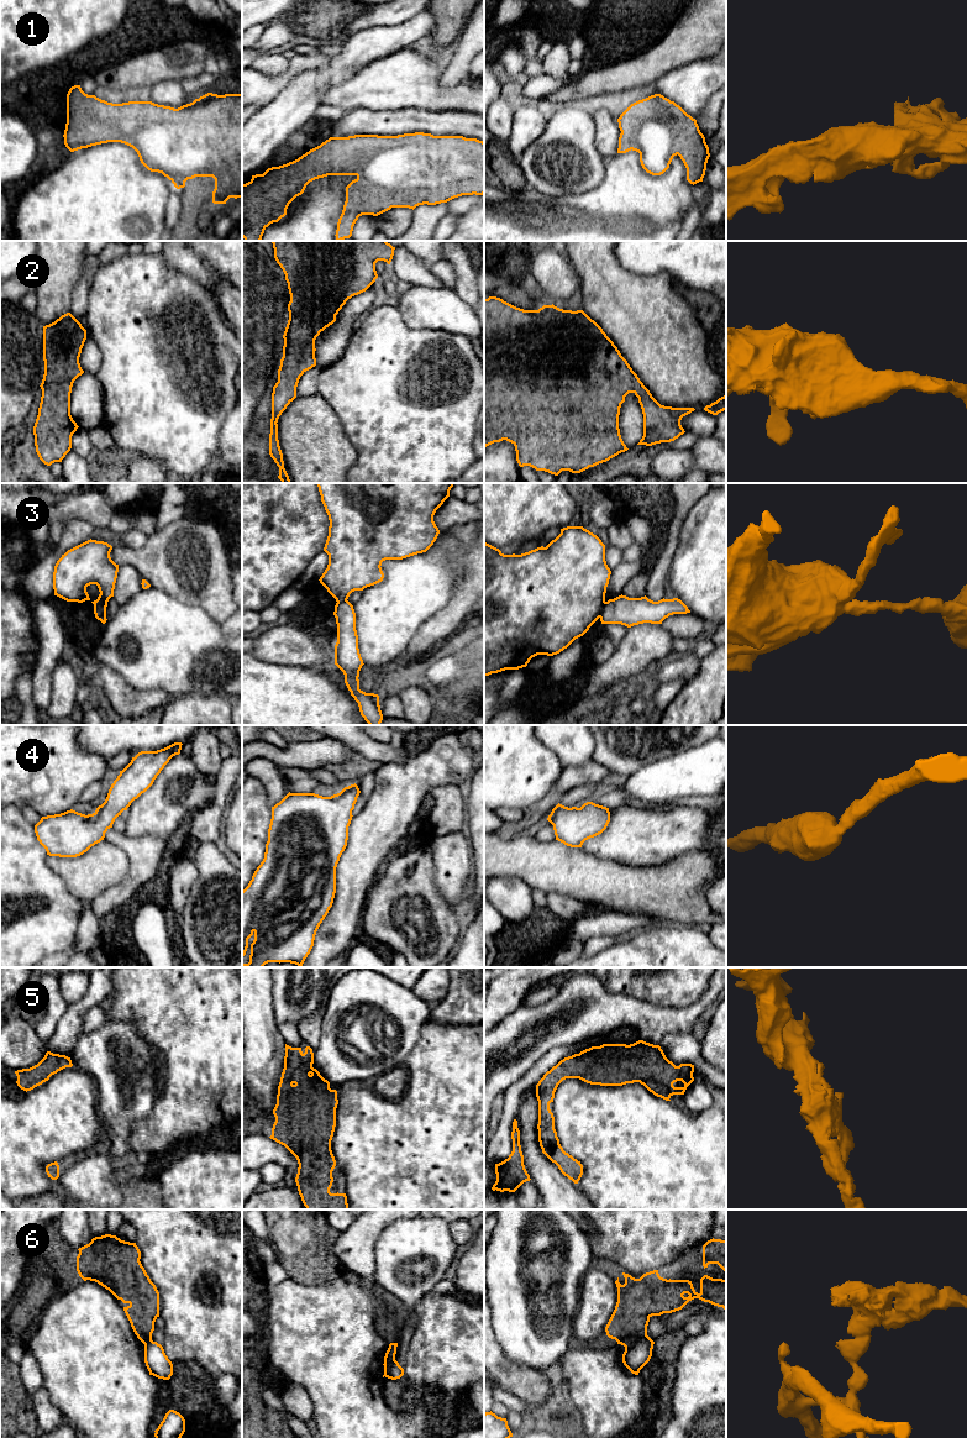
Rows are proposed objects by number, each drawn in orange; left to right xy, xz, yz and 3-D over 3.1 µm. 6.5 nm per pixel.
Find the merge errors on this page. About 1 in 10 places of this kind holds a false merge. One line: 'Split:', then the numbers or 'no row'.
Split: 3, 6

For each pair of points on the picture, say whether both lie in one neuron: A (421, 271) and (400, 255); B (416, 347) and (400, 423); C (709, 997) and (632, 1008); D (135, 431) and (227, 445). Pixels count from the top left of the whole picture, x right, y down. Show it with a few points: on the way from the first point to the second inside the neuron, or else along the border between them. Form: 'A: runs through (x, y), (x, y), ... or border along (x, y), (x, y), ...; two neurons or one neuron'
A: runs through (416, 271), (405, 260); one neuron
B: runs through (416, 366), (413, 371), (413, 399), (409, 404); one neuron
C: runs through (690, 1014), (687, 1017), (651, 1017); one neuron
D: border along (226, 415), (220, 431), (219, 452), (216, 455); two neurons

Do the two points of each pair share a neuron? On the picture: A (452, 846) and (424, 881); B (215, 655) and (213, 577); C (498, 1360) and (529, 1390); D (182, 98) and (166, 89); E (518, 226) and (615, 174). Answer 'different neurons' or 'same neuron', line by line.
A: different neurons
B: different neurons
C: same neuron
D: same neuron
E: same neuron

